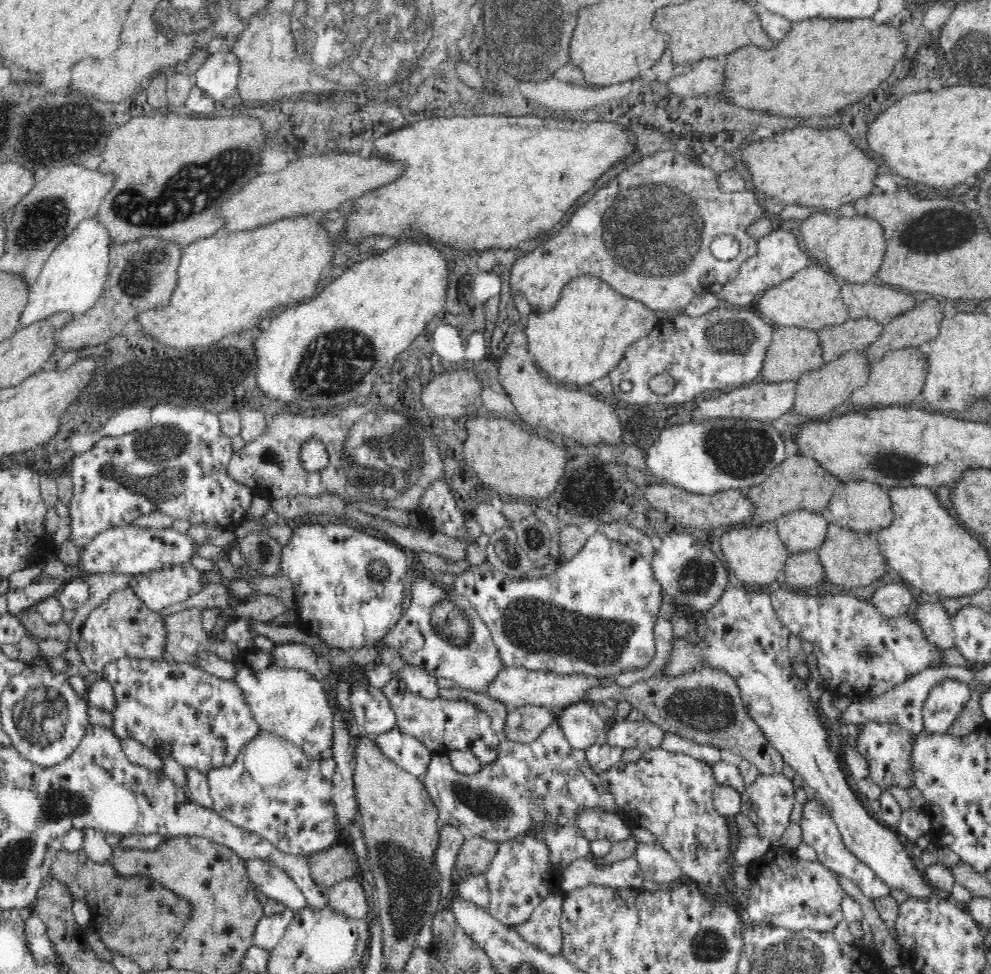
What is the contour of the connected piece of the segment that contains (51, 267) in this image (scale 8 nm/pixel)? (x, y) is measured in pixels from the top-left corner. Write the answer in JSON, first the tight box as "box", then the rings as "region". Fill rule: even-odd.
{"box":[21,212,111,326],"region":[[[99,212],[85,216],[64,240],[57,244],[48,255],[45,265],[32,285],[21,326],[50,317],[55,312],[73,312],[75,316],[86,312],[102,294],[110,268],[111,244],[110,228]]]}

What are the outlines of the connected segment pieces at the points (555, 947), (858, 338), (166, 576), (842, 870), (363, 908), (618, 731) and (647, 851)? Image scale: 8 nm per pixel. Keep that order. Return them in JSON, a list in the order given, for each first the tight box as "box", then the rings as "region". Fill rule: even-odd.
[{"box":[511,895,564,954],"region":[[[548,895],[528,920],[511,928],[530,945],[550,954],[561,952],[561,928],[559,925],[564,907],[562,897]]]},{"box":[819,315,881,361],"region":[[[850,315],[843,323],[823,326],[819,331],[825,361],[836,360],[850,349],[862,349],[873,343],[881,331],[881,325],[860,316]]]},{"box":[128,564,210,612],"region":[[[170,564],[132,575],[128,587],[138,599],[157,612],[169,605],[180,604],[194,594],[201,594],[210,575],[190,564]]]},{"box":[801,801,890,902],"region":[[[806,801],[801,818],[801,830],[803,832],[803,841],[813,846],[817,852],[817,858],[828,868],[831,868],[837,875],[844,876],[852,884],[856,884],[862,890],[864,896],[872,902],[878,902],[881,898],[890,894],[890,888],[880,879],[876,873],[872,872],[864,861],[860,861],[842,843],[840,831],[837,829],[834,819],[828,814],[828,811],[818,802]]]},{"box":[328,877,371,919],"region":[[[348,877],[329,887],[328,904],[347,917],[361,919],[371,915],[370,889],[359,877]]]},{"box":[607,718,667,752],"region":[[[648,718],[632,721],[617,720],[607,732],[607,742],[625,748],[638,748],[642,752],[662,747],[667,732]]]},{"box":[634,843,684,884],"region":[[[641,843],[636,846],[634,857],[638,861],[644,878],[664,884],[672,884],[684,879],[680,865],[666,848]]]}]

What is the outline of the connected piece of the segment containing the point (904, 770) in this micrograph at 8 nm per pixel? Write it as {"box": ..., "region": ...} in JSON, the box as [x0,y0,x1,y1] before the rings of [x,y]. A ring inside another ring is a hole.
{"box":[848,717,917,791],"region":[[[866,717],[857,722],[858,732],[856,736],[848,740],[864,759],[869,778],[883,791],[900,788],[910,790],[916,787],[915,771],[915,742],[917,735],[906,728],[898,719],[872,719]]]}

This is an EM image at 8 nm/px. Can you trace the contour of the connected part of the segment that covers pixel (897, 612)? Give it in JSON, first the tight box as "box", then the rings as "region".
{"box":[872,583,914,616],"region":[[[905,583],[880,585],[872,600],[886,616],[900,616],[914,605],[914,597]]]}

